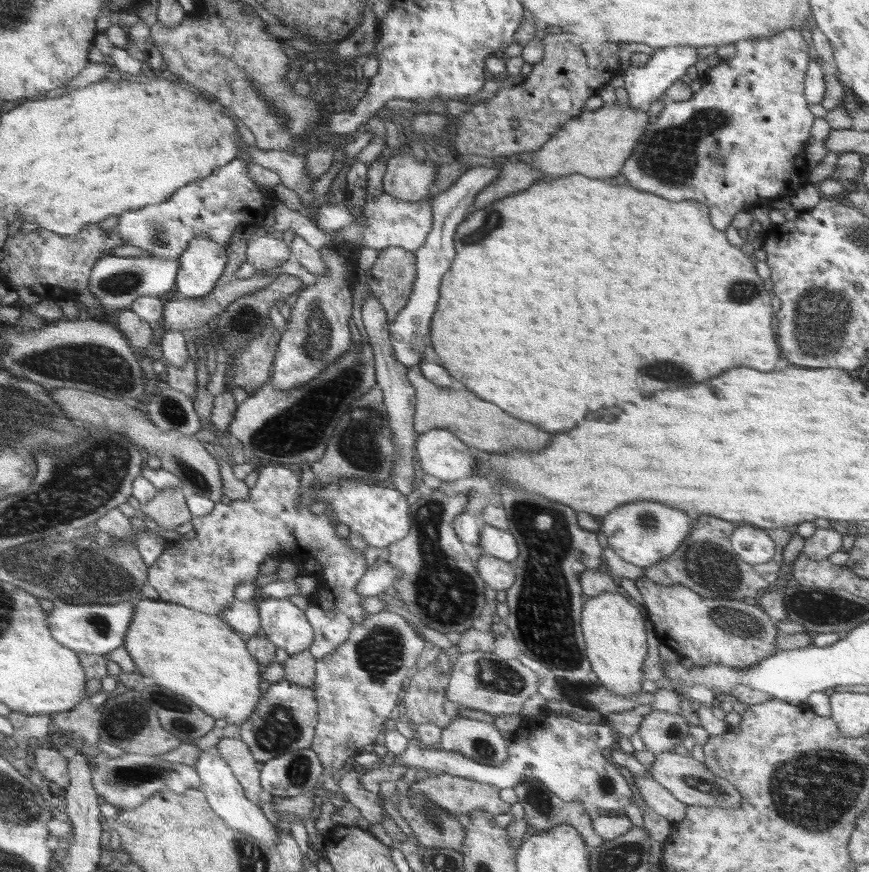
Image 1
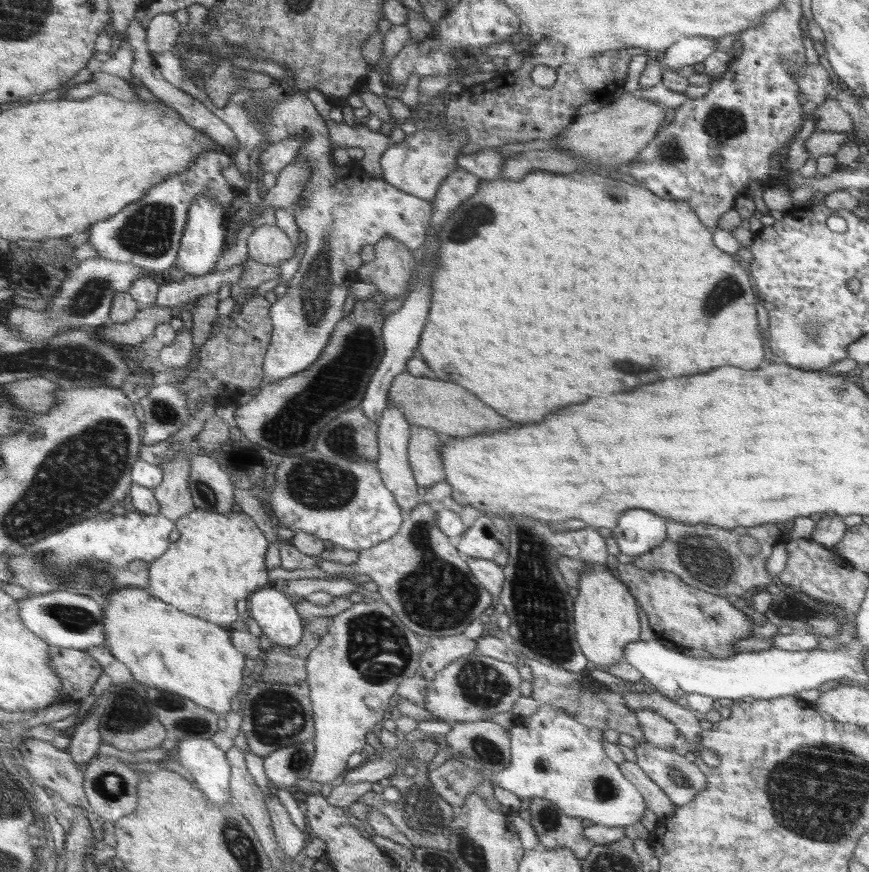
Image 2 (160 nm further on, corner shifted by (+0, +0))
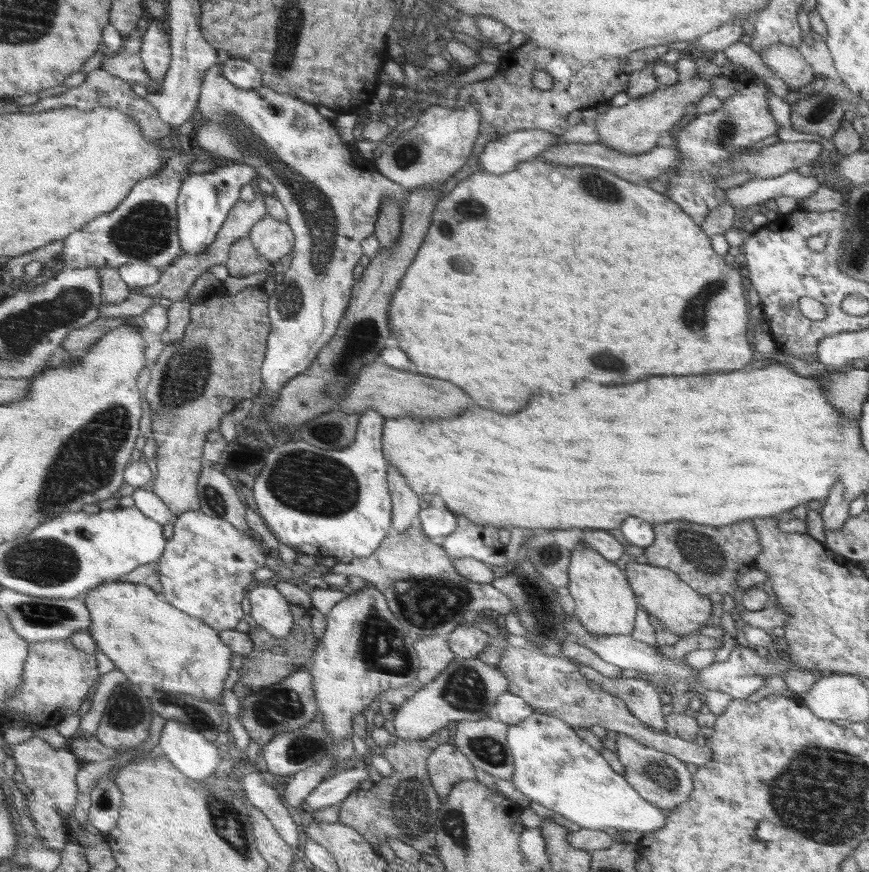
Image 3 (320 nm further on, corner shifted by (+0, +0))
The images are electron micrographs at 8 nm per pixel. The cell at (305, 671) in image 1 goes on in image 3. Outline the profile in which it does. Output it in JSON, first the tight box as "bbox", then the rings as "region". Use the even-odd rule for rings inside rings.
{"bbox":[231,605,318,721],"region":[[[292,605],[294,626],[288,636],[275,637],[266,629],[258,627],[251,628],[247,635],[253,639],[253,651],[243,655],[243,664],[238,669],[240,677],[236,684],[231,686],[233,693],[239,698],[239,711],[237,719],[241,721],[243,718],[243,702],[244,698],[262,690],[264,687],[276,684],[284,680],[288,675],[293,674],[300,667],[310,663],[310,658],[313,655],[313,650],[318,644],[315,637],[316,632],[312,632],[311,624],[311,609],[304,608],[300,605]]]}

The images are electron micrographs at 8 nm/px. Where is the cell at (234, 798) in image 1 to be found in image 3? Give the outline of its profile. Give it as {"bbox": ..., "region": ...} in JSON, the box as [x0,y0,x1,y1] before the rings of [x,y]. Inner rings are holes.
{"bbox":[157,719,218,780],"region":[[[170,719],[161,728],[157,751],[166,757],[180,772],[194,780],[206,780],[216,774],[218,750],[208,739],[202,738],[190,727]]]}

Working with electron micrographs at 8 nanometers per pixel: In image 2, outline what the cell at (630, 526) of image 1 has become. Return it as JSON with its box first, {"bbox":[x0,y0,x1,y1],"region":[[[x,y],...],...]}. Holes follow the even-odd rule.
{"bbox":[612,510,666,556],"region":[[[630,510],[626,516],[619,518],[617,526],[613,528],[612,537],[616,539],[620,548],[620,553],[630,556],[640,556],[660,546],[666,540],[666,521],[665,516],[656,516],[648,510]]]}

